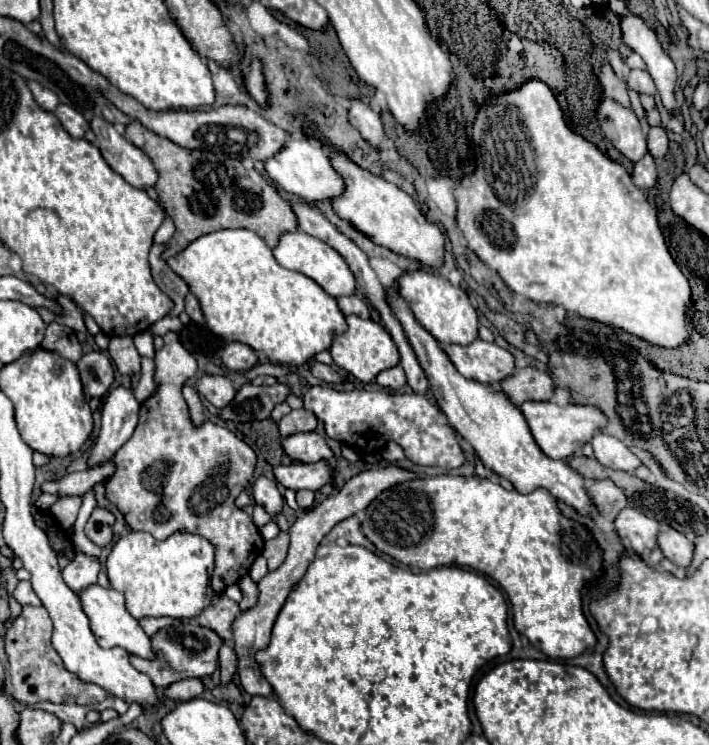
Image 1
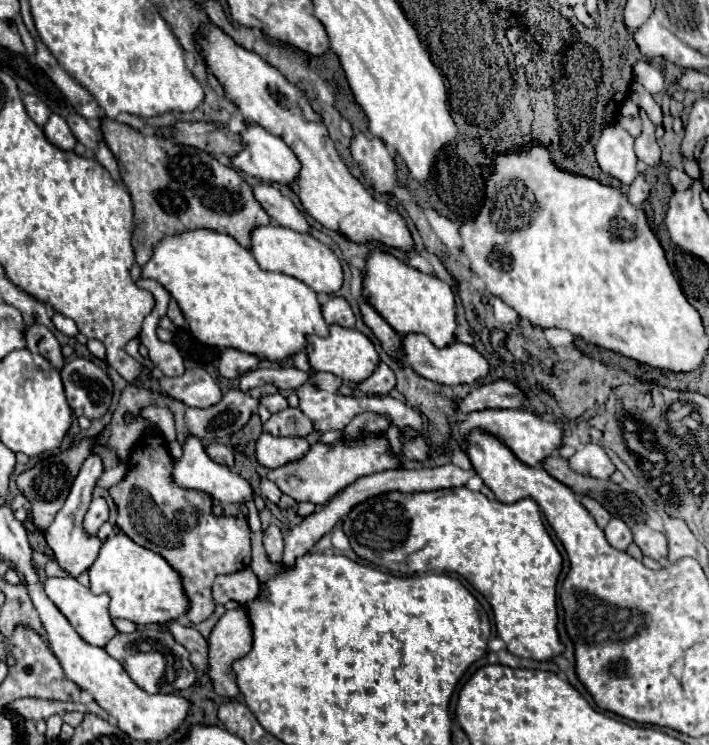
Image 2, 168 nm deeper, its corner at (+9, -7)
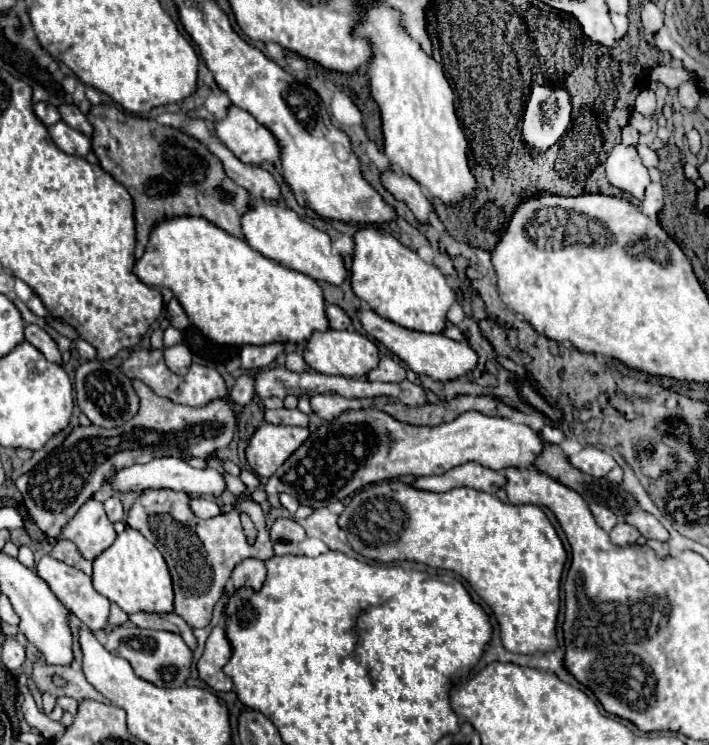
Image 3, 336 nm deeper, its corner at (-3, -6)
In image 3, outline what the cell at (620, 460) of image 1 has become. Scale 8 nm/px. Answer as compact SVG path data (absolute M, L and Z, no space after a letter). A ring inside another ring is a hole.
M584 447L580 453L570 455L568 459L576 469L592 477L606 477L616 467L616 461L612 459L612 455L598 447Z

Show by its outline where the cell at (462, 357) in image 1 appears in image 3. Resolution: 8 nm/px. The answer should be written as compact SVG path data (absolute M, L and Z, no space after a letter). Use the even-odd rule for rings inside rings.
M360 309L360 321L368 335L372 335L376 341L384 343L392 353L396 353L414 373L428 375L434 381L452 381L458 379L470 371L476 369L478 365L478 353L468 345L468 343L458 343L454 339L448 339L444 335L432 335L432 333L420 333L412 331L406 327L400 327L388 319L382 319L374 311L364 311Z

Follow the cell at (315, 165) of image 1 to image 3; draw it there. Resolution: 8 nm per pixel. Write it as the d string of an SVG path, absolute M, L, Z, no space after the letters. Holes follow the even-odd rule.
M230 107L228 115L218 121L216 135L220 141L242 161L248 165L278 165L282 157L282 147L274 133L260 125L248 111L240 111L238 107Z

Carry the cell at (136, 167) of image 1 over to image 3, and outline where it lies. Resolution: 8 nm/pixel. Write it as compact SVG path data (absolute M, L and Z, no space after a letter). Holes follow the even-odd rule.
M62 105L62 107L60 107L60 113L62 113L62 119L64 119L70 127L74 127L74 129L82 131L84 135L92 137L94 127L92 127L90 121L80 113L80 109L78 109L76 105Z

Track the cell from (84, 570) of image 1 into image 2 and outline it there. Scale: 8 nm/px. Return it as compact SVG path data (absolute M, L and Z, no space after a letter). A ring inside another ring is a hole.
M90 454L86 458L86 462L82 464L74 484L72 484L72 490L68 494L68 500L64 502L62 510L56 514L54 522L44 530L44 536L46 536L46 542L48 546L52 548L56 560L60 562L60 566L70 574L70 576L78 576L80 572L86 572L92 562L96 560L98 556L98 550L102 546L102 542L98 540L98 536L88 536L84 532L84 526L82 526L82 520L84 520L84 514L88 510L88 504L92 500L92 492L94 492L94 486L96 486L96 480L100 478L102 474L102 460L98 458L98 454Z

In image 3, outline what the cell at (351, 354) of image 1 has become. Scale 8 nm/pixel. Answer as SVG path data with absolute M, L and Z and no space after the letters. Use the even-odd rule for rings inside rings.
M328 329L324 333L316 331L308 343L304 345L304 359L306 363L324 375L344 375L344 377L364 377L368 371L376 369L380 363L380 351L374 341L370 341L366 335L360 335L356 331L336 331Z

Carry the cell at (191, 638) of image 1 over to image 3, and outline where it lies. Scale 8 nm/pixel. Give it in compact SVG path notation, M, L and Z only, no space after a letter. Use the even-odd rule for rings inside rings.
M126 623L110 631L106 649L114 655L128 659L136 675L142 677L144 681L154 683L156 687L182 687L192 673L192 651L180 639L180 635L170 631L152 631L152 629L142 629L134 623Z

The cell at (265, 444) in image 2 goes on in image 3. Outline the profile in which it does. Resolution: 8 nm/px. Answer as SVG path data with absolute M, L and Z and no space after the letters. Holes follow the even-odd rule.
M264 423L252 435L246 449L248 465L260 477L272 477L274 471L310 437L304 427L284 427Z

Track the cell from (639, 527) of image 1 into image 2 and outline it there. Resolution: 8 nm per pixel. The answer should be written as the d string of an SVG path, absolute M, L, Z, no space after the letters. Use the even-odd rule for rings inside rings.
M612 518L606 524L604 534L606 534L608 544L614 546L616 550L626 550L626 546L632 542L632 532L630 532L630 528L620 518Z

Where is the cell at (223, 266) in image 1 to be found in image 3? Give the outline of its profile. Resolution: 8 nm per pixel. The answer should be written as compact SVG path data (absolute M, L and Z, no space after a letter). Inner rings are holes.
M168 219L152 231L146 253L136 261L134 273L152 287L170 287L190 321L214 343L220 345L268 345L268 343L304 343L314 331L328 331L330 323L324 311L324 293L320 285L298 271L286 269L272 259L264 259L244 239L220 231L206 219Z

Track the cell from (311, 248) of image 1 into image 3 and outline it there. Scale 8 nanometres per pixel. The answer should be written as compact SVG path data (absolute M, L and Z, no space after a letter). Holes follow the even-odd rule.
M252 201L250 211L242 217L242 231L250 247L254 247L266 259L278 261L286 269L300 271L316 281L326 281L330 285L342 285L348 277L344 259L332 251L330 237L314 225L302 221L284 203Z

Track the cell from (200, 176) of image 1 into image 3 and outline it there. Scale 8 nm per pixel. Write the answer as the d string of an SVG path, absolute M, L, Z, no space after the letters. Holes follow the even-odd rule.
M94 105L88 115L88 121L94 125L92 149L94 149L100 165L126 189L130 185L130 195L134 199L134 215L136 215L136 239L138 239L136 259L140 259L144 255L150 231L164 219L172 219L172 217L182 217L182 215L204 217L210 223L218 225L220 229L228 231L230 235L240 237L240 239L244 237L240 219L250 209L252 199L244 187L236 185L226 175L222 161L214 153L210 153L210 149L204 143L200 143L198 139L194 139L178 129L164 127L154 119L142 119L142 117L124 113L116 105Z

